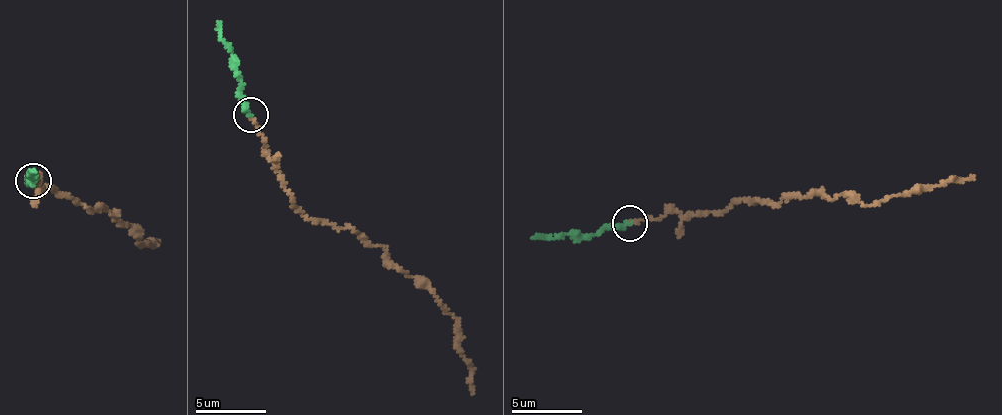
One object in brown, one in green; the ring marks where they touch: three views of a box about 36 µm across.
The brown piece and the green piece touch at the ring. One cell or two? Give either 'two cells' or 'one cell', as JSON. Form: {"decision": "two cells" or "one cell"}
{"decision": "two cells"}

